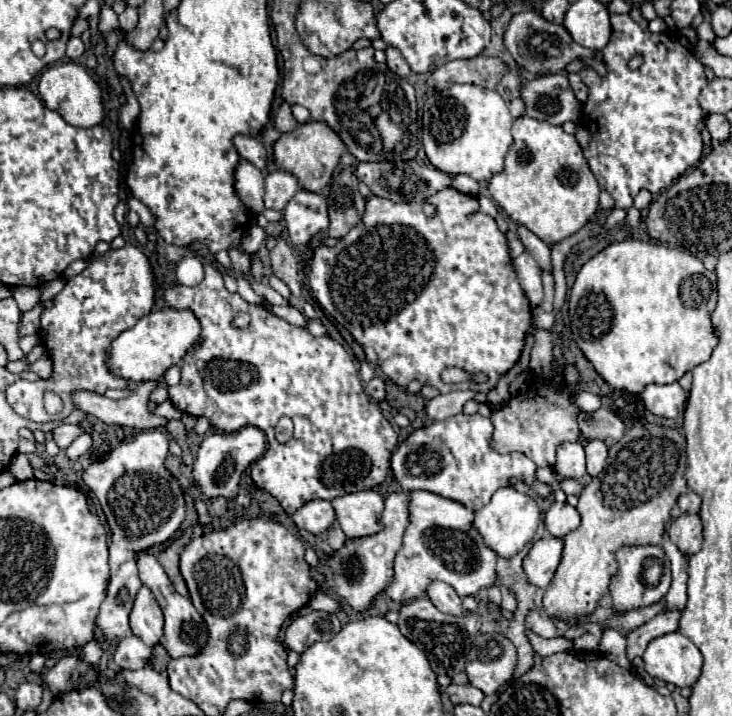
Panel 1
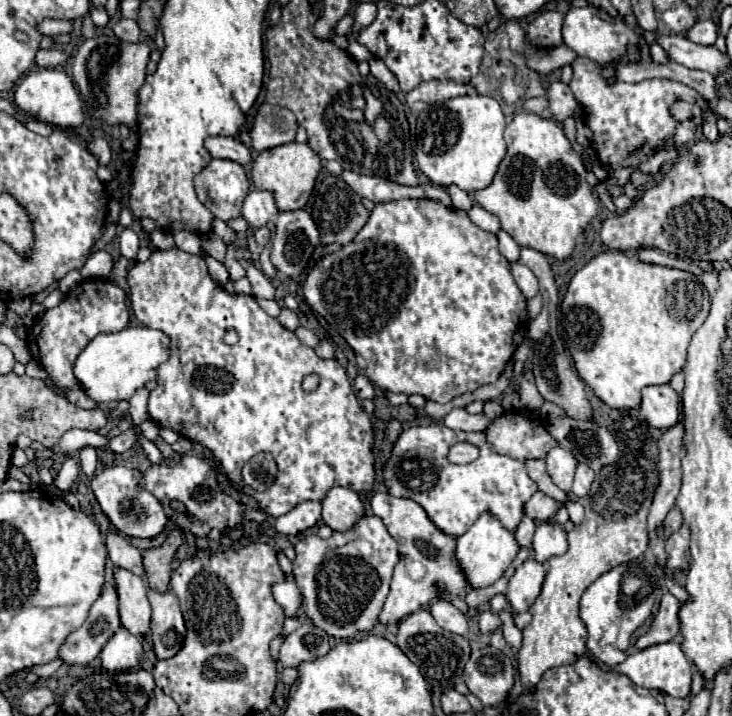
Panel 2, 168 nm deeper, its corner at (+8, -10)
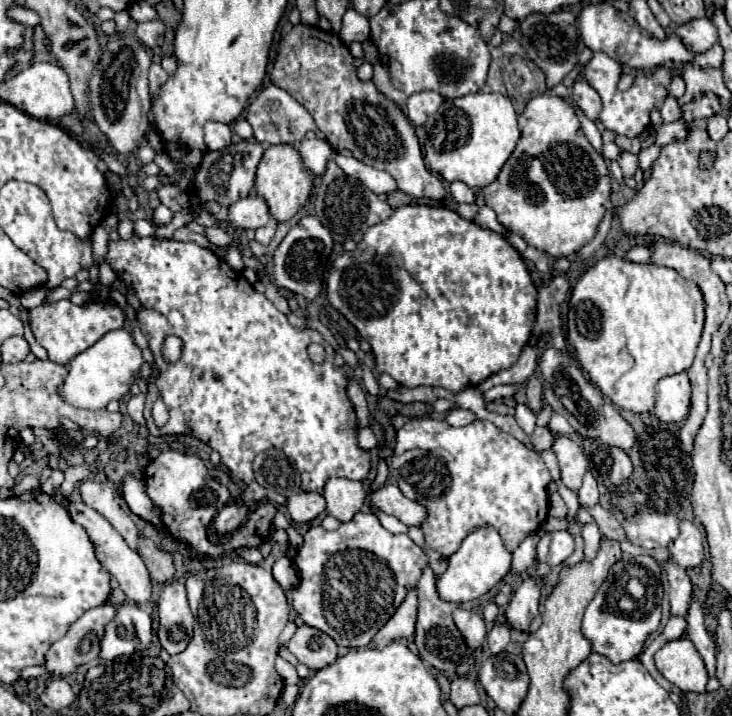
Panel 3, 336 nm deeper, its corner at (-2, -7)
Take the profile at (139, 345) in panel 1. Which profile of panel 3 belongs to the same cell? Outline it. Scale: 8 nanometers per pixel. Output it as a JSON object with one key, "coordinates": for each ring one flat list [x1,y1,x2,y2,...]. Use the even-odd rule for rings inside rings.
{"coordinates":[[126,329,108,331,102,339,98,339,92,347,76,355,68,367,68,377,60,387,60,395,84,409,100,409,106,407,112,399,122,399,130,393,132,381,140,381,140,367,144,365,142,349,136,345,134,335]]}

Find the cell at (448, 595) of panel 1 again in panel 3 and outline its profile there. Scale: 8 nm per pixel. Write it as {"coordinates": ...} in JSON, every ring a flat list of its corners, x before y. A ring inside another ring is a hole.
{"coordinates":[[456,607,456,609,454,609,454,623,456,623,456,627,460,629,460,633,464,635,468,647,478,649,478,647,484,643,486,625,484,625,484,619,482,619,480,615,476,615,474,611]]}

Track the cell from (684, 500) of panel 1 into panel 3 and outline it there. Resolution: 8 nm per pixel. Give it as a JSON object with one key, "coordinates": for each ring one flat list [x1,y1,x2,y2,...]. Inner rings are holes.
{"coordinates":[[638,513,632,519,624,519,626,537,640,547,658,549,668,547,676,539,680,517,674,513]]}

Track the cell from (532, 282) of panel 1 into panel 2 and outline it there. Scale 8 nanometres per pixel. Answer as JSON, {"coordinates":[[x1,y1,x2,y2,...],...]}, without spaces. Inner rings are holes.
{"coordinates":[[514,262,512,264,512,276,514,276,516,284,520,286,520,290,526,298,532,298,538,294,538,278,534,276,534,272,528,266]]}

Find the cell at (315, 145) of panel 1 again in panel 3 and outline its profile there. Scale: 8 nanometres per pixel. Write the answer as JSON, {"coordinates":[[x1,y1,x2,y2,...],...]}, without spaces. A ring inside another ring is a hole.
{"coordinates":[[288,143,272,145,262,155,262,161,256,171,254,189,262,199,266,199,266,203,272,211,272,217,278,223,284,223,284,221,292,219,308,201,308,197,312,193,312,173,304,167,302,157,294,145,288,145]]}

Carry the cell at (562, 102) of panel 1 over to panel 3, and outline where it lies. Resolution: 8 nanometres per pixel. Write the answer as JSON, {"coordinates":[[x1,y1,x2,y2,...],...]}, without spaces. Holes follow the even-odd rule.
{"coordinates":[[578,79,572,87,572,101,586,113,588,119,598,119,600,115,600,95,584,83,584,79]]}

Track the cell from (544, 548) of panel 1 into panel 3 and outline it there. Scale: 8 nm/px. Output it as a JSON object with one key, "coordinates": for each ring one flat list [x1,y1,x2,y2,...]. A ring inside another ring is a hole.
{"coordinates":[[530,575,526,581,522,581,516,591,510,597,510,603,504,611,506,621,518,629,518,631,526,631,530,621,538,615,538,601,540,601,540,577,538,575]]}

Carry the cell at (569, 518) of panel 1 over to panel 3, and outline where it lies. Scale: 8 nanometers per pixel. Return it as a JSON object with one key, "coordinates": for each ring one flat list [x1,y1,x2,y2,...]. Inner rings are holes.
{"coordinates":[[568,531,544,533,538,543,538,561,550,567,564,563,574,553,574,537]]}

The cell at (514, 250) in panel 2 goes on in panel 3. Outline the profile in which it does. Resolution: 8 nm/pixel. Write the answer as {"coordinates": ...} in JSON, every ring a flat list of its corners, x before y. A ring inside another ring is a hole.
{"coordinates":[[482,207,474,221,478,225,484,225,486,229,492,229,492,231,496,231,500,235,506,235,506,227,502,223,498,223,498,219,496,219,496,215,494,215,494,211,490,207]]}

